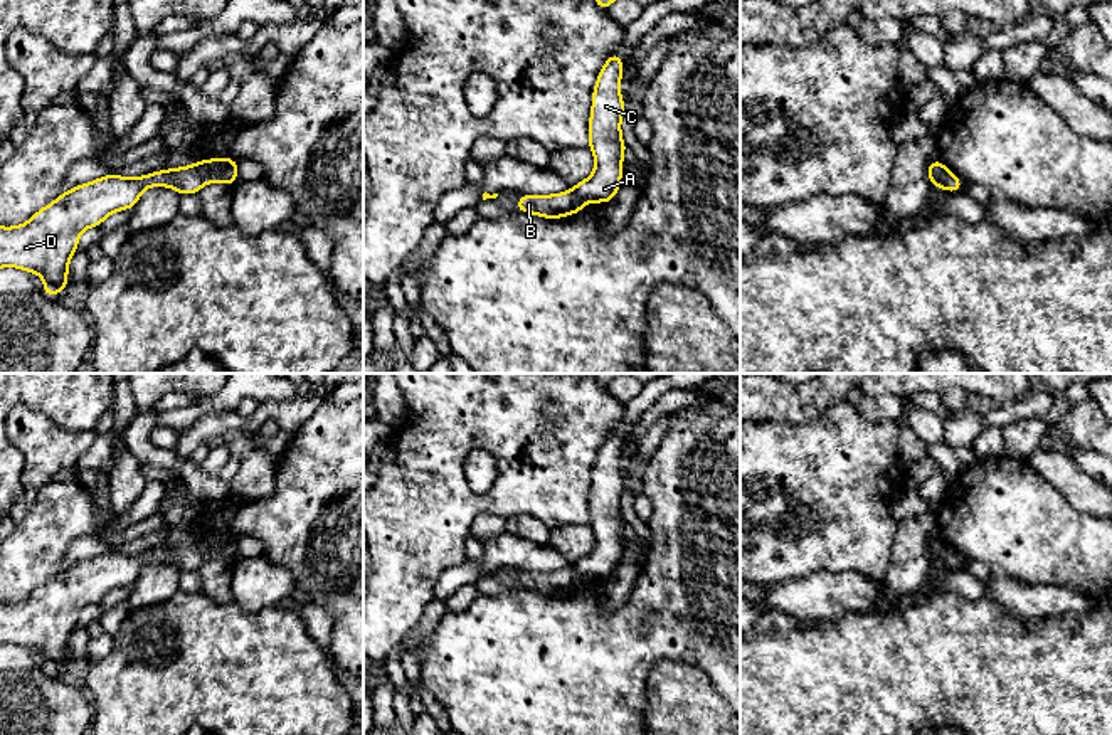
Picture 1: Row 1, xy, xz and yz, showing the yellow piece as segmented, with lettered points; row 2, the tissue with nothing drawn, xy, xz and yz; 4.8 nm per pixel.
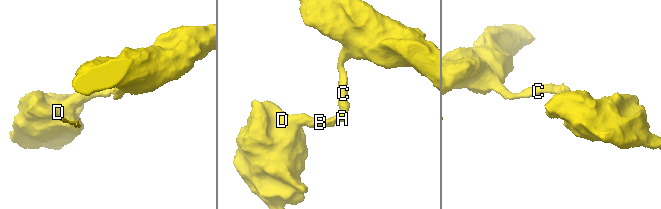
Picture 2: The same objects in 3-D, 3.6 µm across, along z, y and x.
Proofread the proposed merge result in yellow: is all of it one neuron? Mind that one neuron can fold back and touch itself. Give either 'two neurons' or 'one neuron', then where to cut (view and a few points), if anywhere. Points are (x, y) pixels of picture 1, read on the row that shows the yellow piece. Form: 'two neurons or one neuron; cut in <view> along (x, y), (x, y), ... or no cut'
two neurons; cut in yz along (944, 167), (932, 184)

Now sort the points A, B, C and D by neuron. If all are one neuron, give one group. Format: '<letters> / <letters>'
A C / B D

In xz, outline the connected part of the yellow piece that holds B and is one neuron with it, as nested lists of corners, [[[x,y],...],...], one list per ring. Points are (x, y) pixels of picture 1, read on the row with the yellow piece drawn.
[[[574,190],[557,195],[520,195],[516,212],[527,212],[545,219],[559,219],[579,214],[584,204]]]

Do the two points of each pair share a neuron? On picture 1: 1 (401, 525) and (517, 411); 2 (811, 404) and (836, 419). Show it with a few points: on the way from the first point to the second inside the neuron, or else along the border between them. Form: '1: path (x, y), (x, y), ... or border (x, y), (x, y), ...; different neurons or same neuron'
1: path (423, 490), (439, 473), (439, 461), (481, 419); same neuron
2: border (848, 399), (830, 406), (808, 421), (786, 423); different neurons

